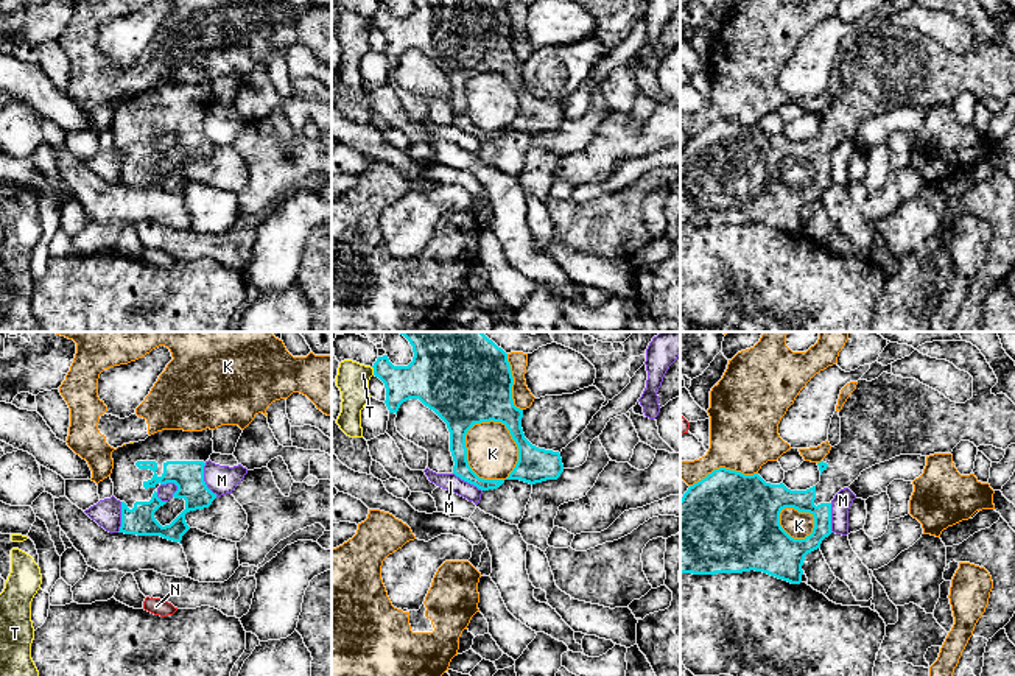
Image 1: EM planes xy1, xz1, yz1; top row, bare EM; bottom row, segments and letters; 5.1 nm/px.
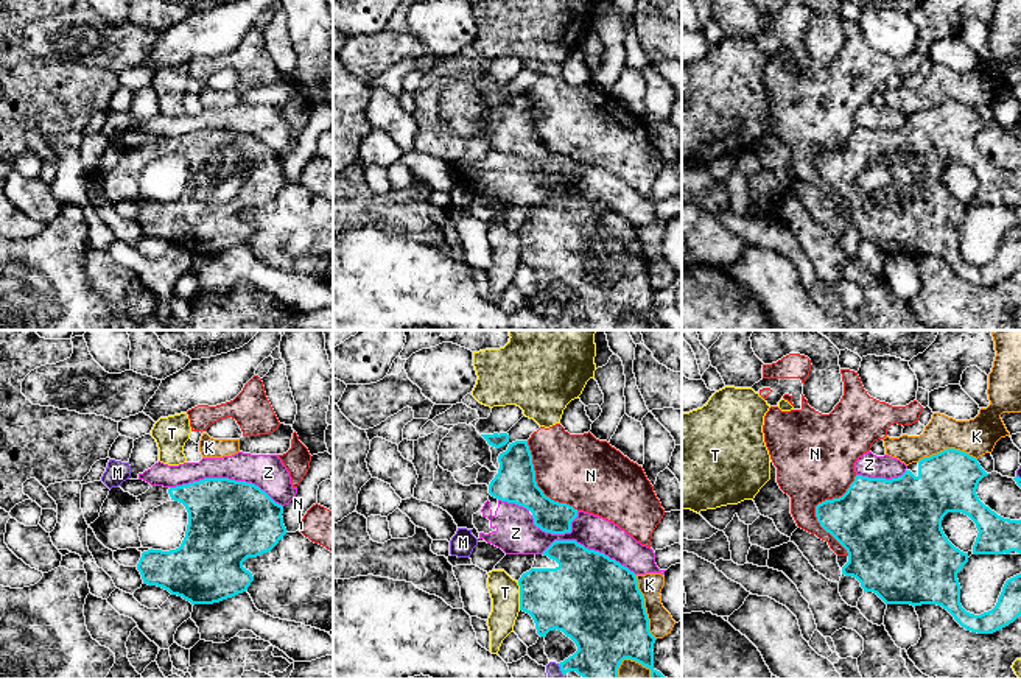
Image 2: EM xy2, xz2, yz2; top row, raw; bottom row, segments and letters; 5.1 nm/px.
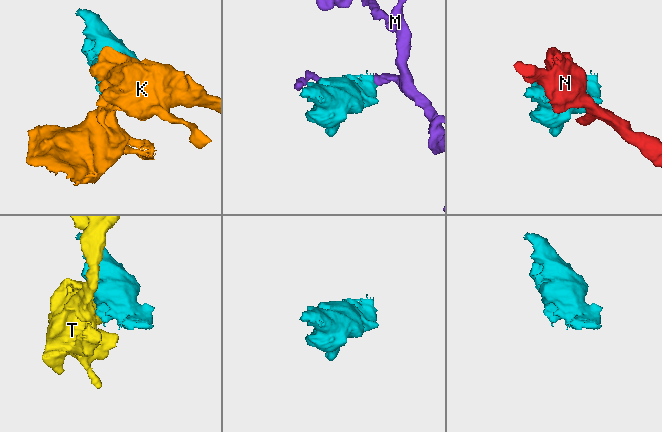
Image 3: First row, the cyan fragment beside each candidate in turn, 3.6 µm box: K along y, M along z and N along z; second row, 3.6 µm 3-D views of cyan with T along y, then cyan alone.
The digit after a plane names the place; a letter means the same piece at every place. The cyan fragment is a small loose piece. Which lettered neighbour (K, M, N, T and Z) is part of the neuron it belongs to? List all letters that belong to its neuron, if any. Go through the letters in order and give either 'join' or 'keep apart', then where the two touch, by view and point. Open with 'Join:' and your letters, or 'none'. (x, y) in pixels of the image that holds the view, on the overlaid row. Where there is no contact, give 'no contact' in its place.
Join: none
K: keep apart; meets cyan in xz1 at (467, 461)
M: keep apart; meets cyan in xy1 at (203, 480)
N: keep apart; meets cyan in yz2 at (816, 508)
T: keep apart; meets cyan in xz2 at (520, 595)
Z: keep apart; meets cyan in xy2 at (226, 478)

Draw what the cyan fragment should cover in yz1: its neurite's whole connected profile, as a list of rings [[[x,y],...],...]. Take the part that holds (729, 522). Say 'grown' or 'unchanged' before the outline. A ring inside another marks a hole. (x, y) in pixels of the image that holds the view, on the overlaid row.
grown | [[[932,341],[918,346],[915,350],[931,358],[947,360],[957,369],[968,372],[973,377],[973,397],[965,403],[956,403],[915,378],[903,378],[887,372],[872,382],[858,380],[856,389],[839,411],[841,442],[831,447],[830,453],[817,463],[820,481],[816,486],[806,491],[791,491],[783,483],[766,483],[758,474],[744,475],[719,467],[688,488],[680,498],[680,573],[716,575],[755,570],[791,584],[800,584],[805,556],[820,548],[822,540],[833,533],[831,500],[841,489],[858,480],[862,470],[900,455],[951,453],[961,441],[970,441],[976,447],[993,445],[1003,450],[1015,444],[1015,403],[1003,393],[996,396],[992,393],[998,378],[976,346],[967,341]],[[785,508],[810,512],[814,517],[813,533],[805,539],[791,537],[780,525],[780,512]]]

